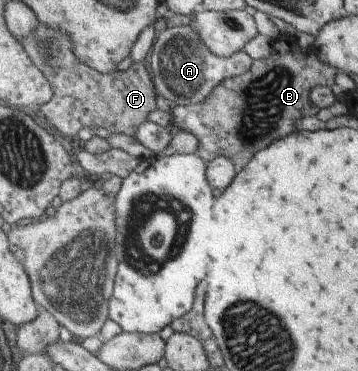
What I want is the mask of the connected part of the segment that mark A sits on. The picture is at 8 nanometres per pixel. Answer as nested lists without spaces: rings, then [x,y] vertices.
[[[191,25],[174,26],[157,34],[149,53],[157,96],[174,103],[175,107],[205,101],[225,79],[247,73],[254,63],[245,49],[231,57],[215,55]]]

